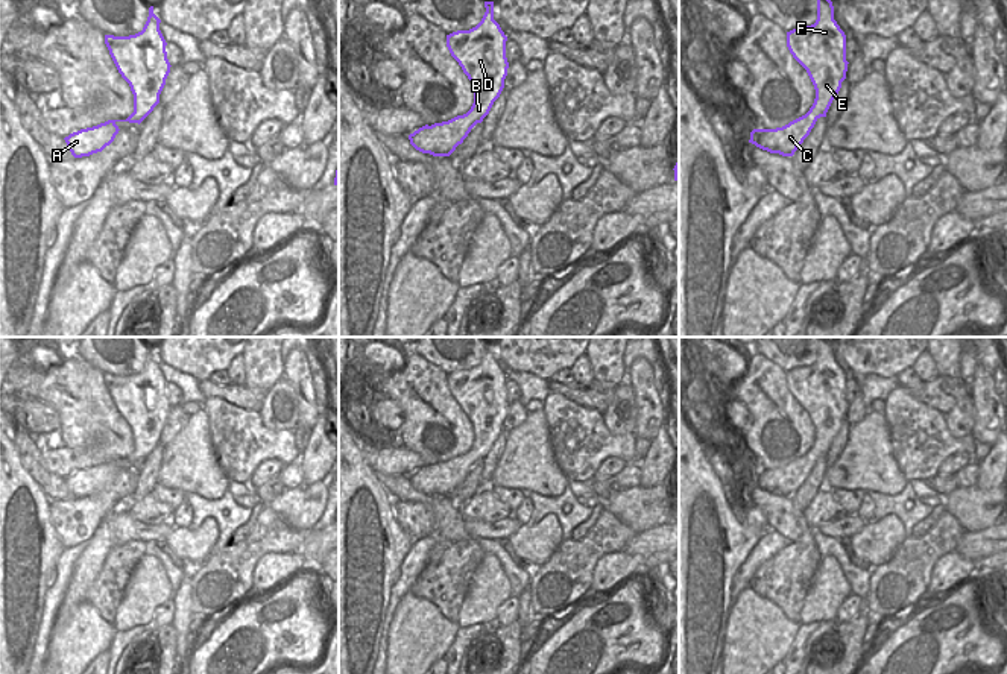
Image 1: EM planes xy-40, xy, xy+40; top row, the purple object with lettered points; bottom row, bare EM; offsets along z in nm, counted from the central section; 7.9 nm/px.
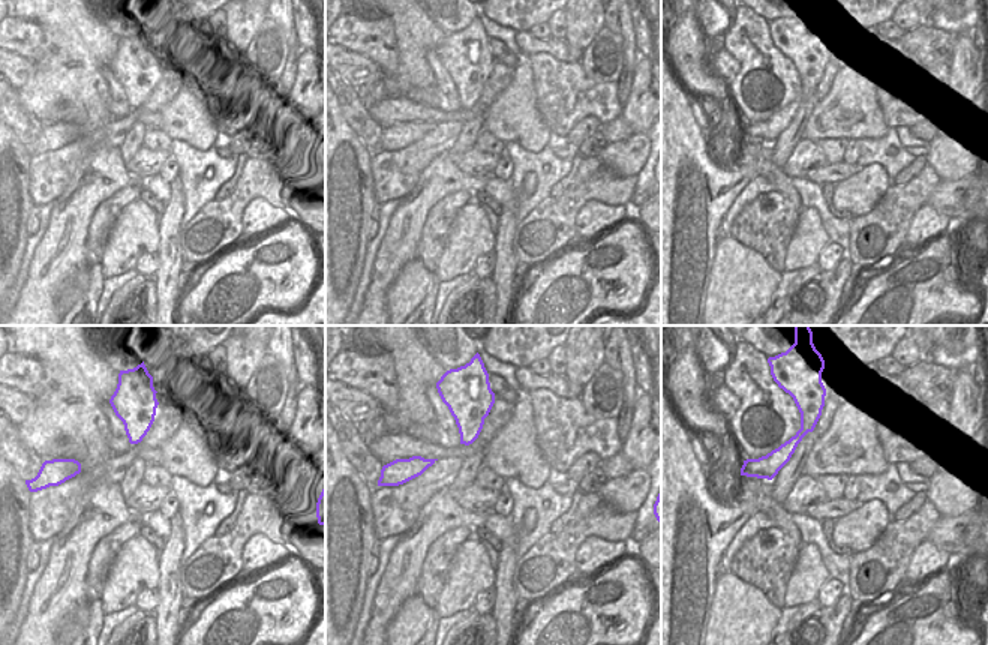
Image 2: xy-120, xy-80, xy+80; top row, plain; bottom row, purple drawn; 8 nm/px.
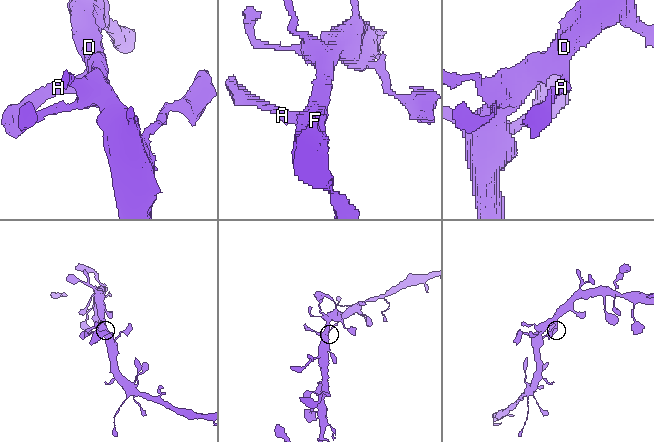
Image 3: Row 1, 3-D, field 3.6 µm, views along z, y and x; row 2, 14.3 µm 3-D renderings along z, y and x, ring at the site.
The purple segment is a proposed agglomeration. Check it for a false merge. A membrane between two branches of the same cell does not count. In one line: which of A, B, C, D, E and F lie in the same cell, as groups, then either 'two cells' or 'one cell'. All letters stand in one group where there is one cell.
A B C D E F; one cell

